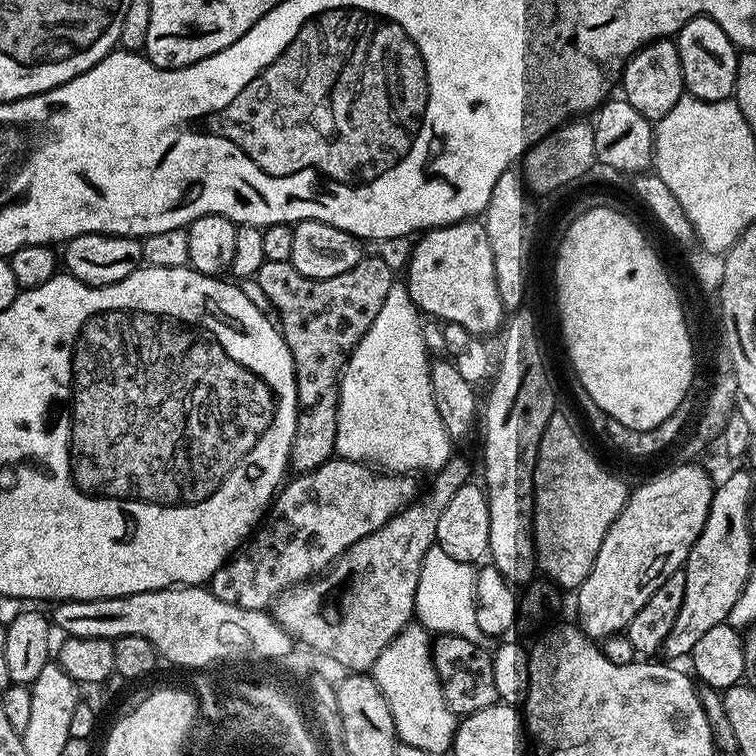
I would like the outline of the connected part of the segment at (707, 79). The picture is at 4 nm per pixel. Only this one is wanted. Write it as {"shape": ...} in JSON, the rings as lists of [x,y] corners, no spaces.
{"shape":[[[709,16],[690,18],[674,37],[678,58],[682,62],[684,91],[702,102],[722,102],[733,99],[734,78],[738,74],[738,49],[734,42]]]}

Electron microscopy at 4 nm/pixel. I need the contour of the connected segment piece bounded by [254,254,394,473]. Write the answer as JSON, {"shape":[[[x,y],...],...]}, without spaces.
{"shape":[[[368,254],[346,274],[315,280],[306,278],[290,262],[265,260],[254,279],[272,303],[280,334],[294,362],[300,413],[289,461],[297,473],[309,472],[333,459],[340,374],[350,353],[370,330],[370,322],[378,318],[386,294],[390,294],[394,283],[392,268],[382,257]]]}

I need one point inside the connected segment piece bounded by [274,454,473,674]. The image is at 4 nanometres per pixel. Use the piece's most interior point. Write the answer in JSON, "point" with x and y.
{"point":[353,611]}

